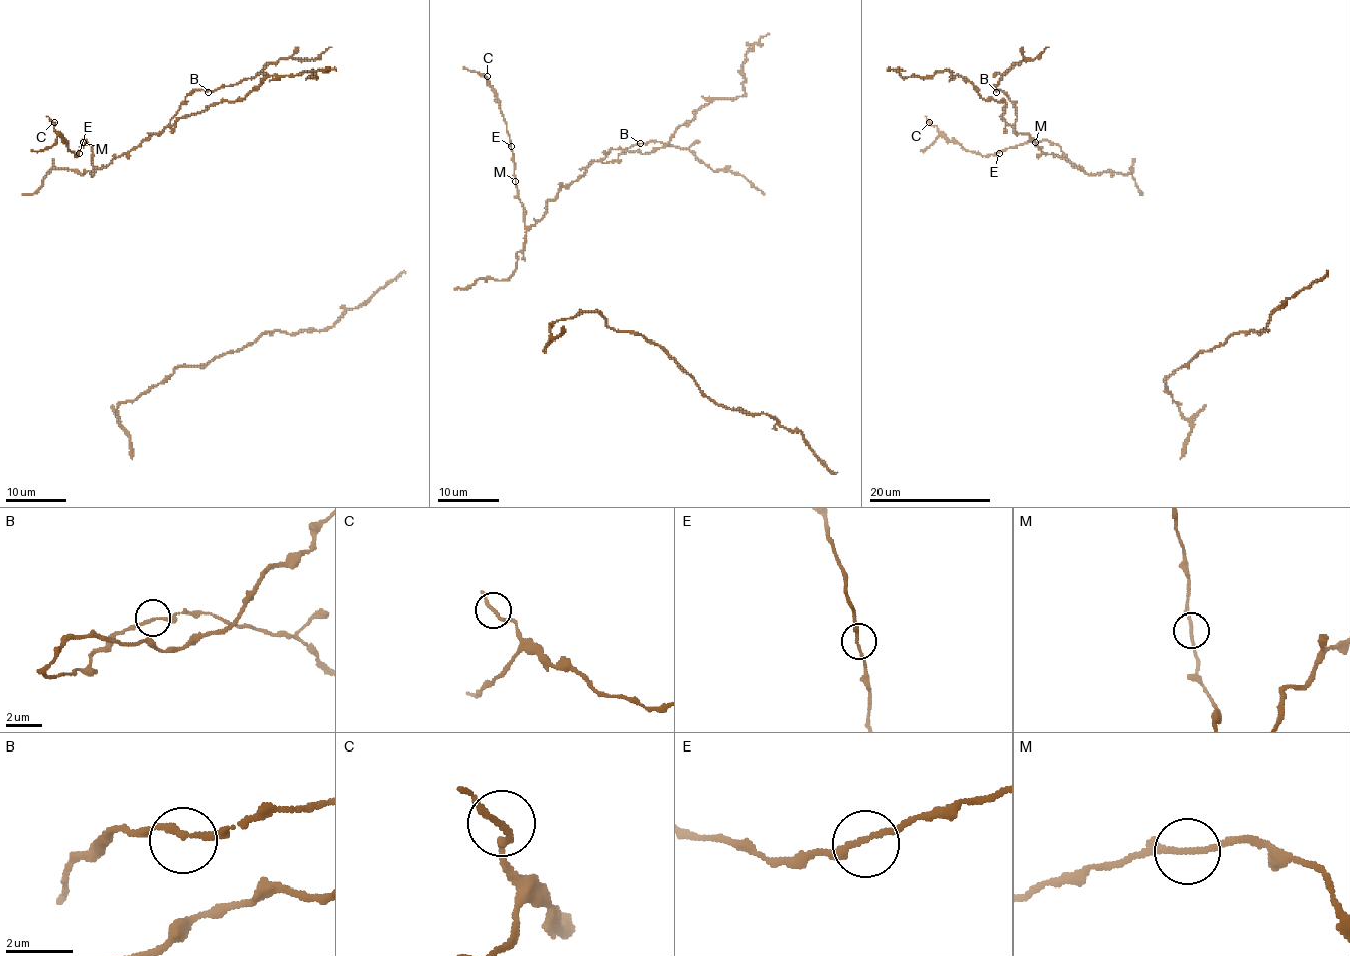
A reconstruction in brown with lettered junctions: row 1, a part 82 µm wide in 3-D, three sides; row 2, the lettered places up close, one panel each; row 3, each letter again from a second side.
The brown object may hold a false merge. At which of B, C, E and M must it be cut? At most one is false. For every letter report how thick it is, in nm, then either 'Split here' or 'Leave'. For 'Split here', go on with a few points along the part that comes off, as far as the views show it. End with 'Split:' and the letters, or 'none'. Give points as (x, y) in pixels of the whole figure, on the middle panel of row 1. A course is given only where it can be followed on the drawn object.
B: Thickness 170 nm. Leave
C: Thickness 170 nm. Leave
E: Thickness 190 nm. Leave
M: Thickness 160 nm. Leave
Split: none

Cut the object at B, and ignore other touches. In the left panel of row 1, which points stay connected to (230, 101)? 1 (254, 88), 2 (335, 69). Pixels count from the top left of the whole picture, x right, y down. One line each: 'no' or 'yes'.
1: yes
2: yes

